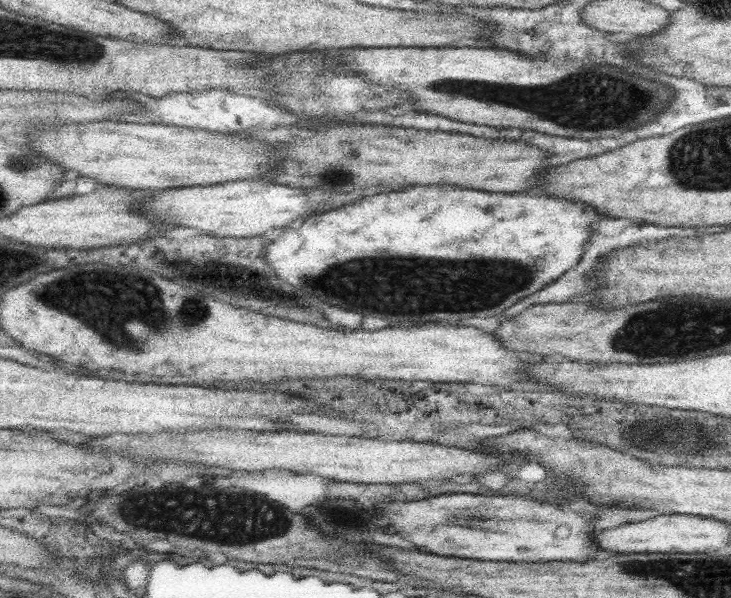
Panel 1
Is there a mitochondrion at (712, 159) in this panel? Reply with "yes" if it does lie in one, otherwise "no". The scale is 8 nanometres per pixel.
yes

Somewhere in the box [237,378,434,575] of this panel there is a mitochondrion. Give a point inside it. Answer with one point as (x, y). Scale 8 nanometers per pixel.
(333, 515)

